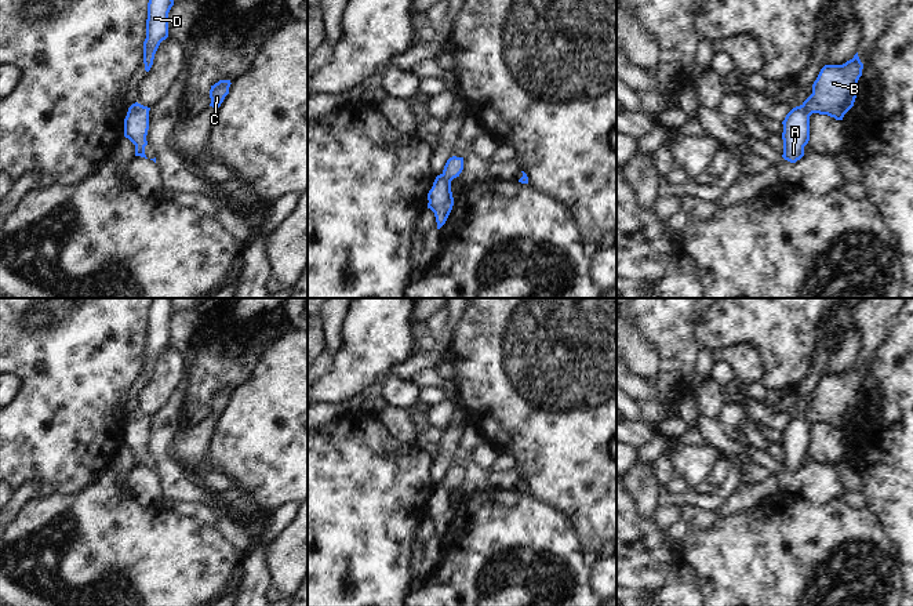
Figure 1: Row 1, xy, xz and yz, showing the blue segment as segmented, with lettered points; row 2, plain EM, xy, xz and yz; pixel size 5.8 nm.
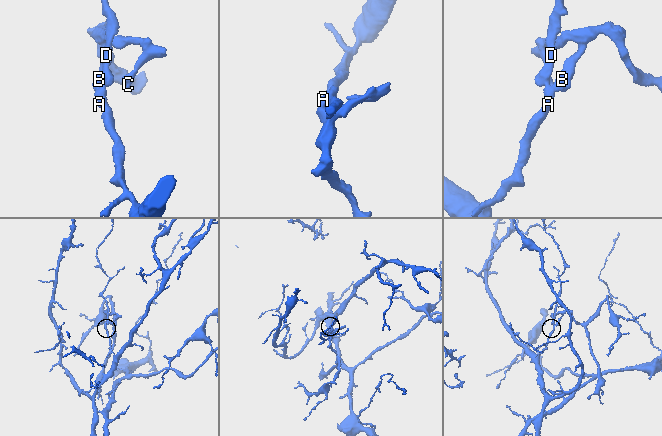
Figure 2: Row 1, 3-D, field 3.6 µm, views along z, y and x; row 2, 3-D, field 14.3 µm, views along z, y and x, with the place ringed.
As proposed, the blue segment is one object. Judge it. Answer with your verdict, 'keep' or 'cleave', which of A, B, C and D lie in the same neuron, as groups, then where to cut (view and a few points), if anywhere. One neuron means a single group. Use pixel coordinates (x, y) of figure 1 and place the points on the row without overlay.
cleave; groups A D / B C; cut yz (800, 414), (810, 424)

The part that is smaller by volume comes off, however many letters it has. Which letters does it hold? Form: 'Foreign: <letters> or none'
Foreign: B, C

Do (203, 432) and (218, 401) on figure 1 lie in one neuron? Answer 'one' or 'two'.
one

